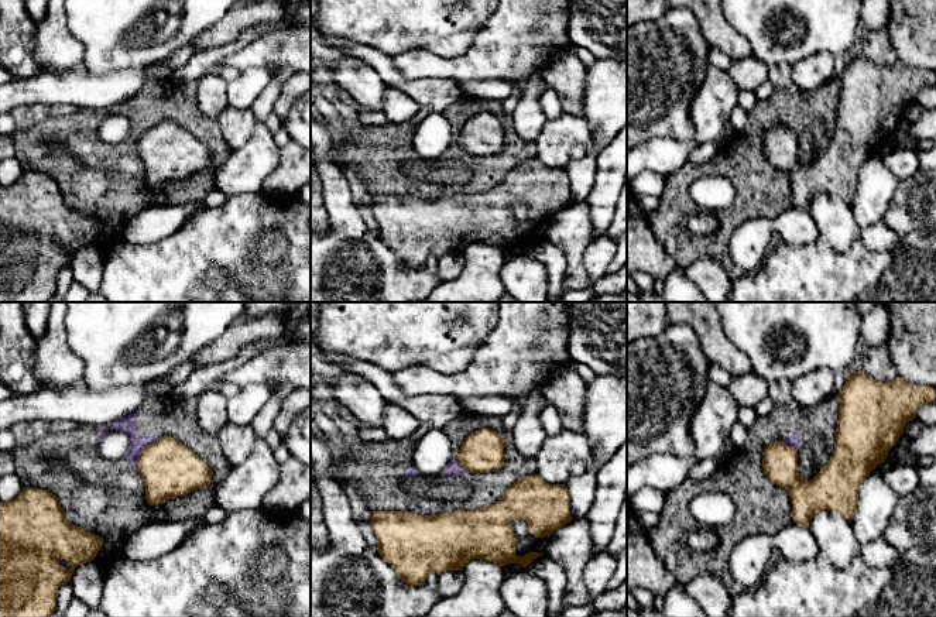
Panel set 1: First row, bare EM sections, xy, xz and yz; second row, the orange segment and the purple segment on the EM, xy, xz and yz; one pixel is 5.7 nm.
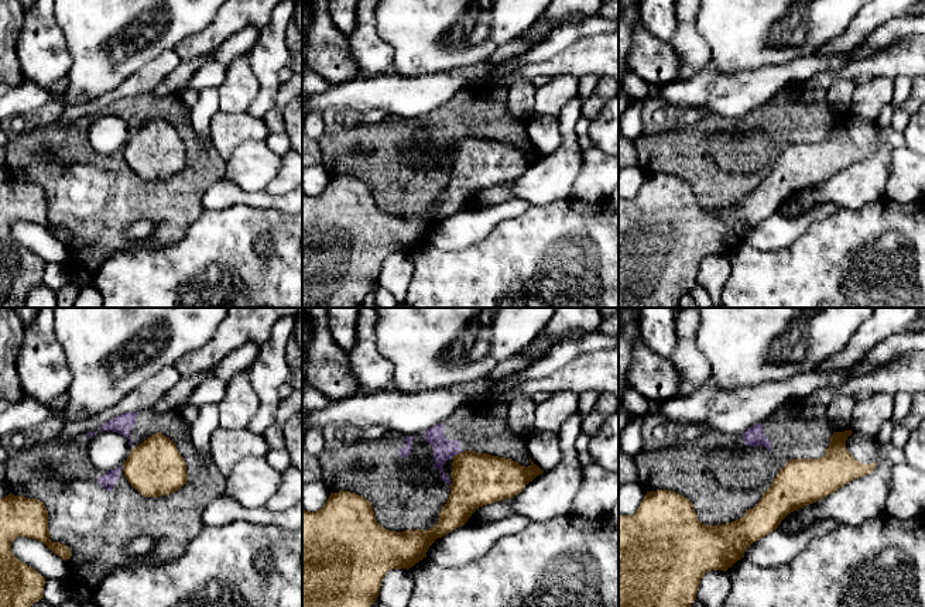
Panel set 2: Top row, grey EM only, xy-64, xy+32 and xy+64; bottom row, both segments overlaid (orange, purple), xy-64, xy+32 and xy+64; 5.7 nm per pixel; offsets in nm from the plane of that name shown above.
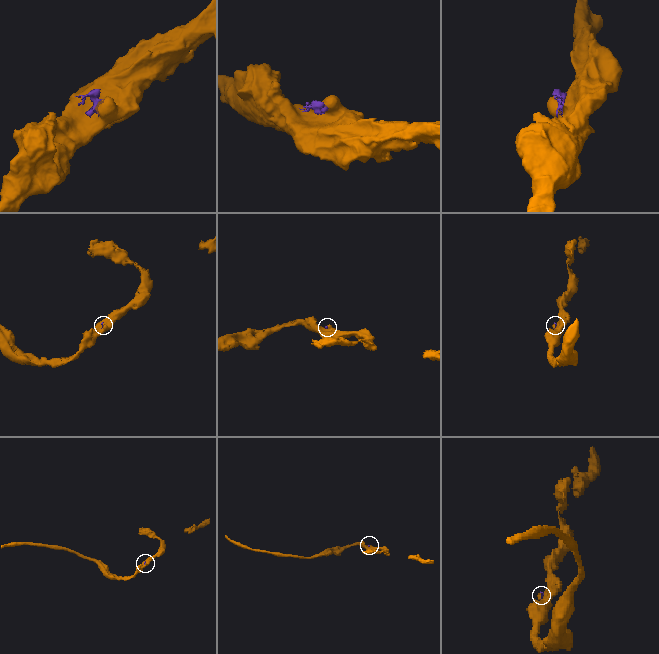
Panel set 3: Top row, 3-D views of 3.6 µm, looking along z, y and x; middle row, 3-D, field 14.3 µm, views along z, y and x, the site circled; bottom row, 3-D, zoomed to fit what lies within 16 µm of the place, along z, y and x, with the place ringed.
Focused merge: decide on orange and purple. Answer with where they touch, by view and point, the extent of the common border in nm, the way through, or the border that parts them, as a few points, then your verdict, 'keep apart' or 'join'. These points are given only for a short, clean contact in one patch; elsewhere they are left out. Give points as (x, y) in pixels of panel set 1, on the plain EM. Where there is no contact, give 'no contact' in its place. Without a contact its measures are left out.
xy (140, 137) | 200 nm | along xy (157, 123), (140, 137), (137, 153) | keep apart

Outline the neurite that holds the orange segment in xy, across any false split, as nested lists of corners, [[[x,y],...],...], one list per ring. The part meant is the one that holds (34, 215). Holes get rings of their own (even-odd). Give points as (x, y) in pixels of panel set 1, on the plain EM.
[[[23,171],[11,185],[0,185],[0,302],[48,302],[56,294],[58,272],[71,265],[76,250],[90,246],[103,222],[71,208],[59,182],[42,172]]]

